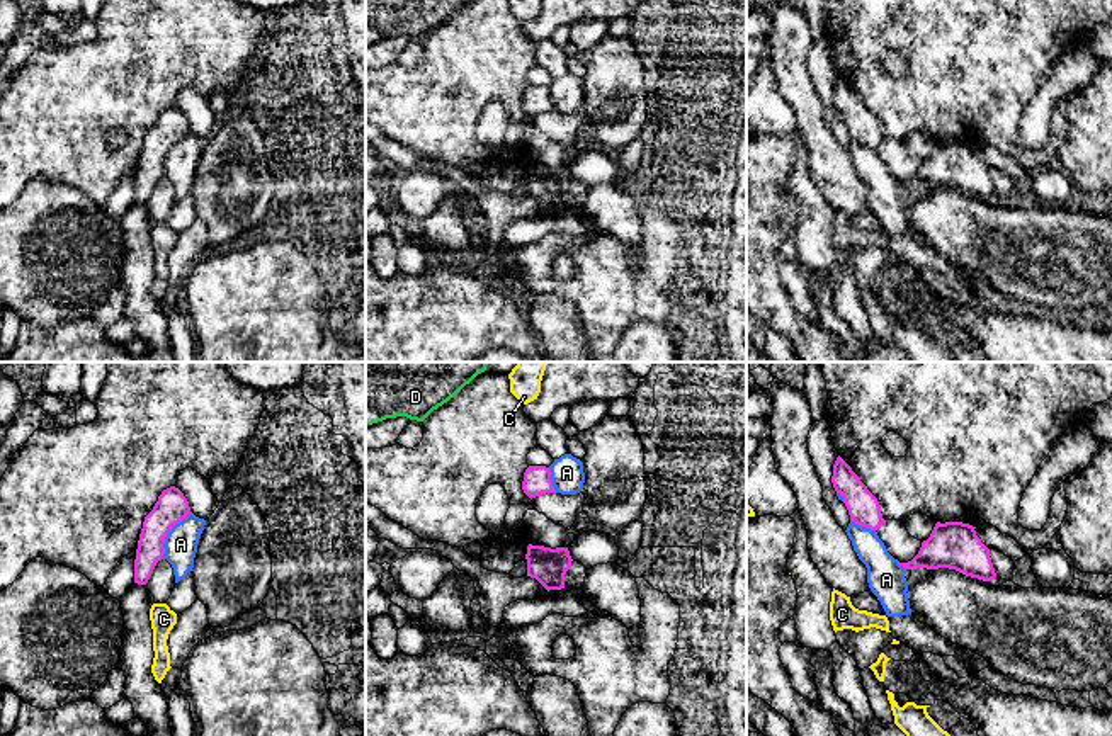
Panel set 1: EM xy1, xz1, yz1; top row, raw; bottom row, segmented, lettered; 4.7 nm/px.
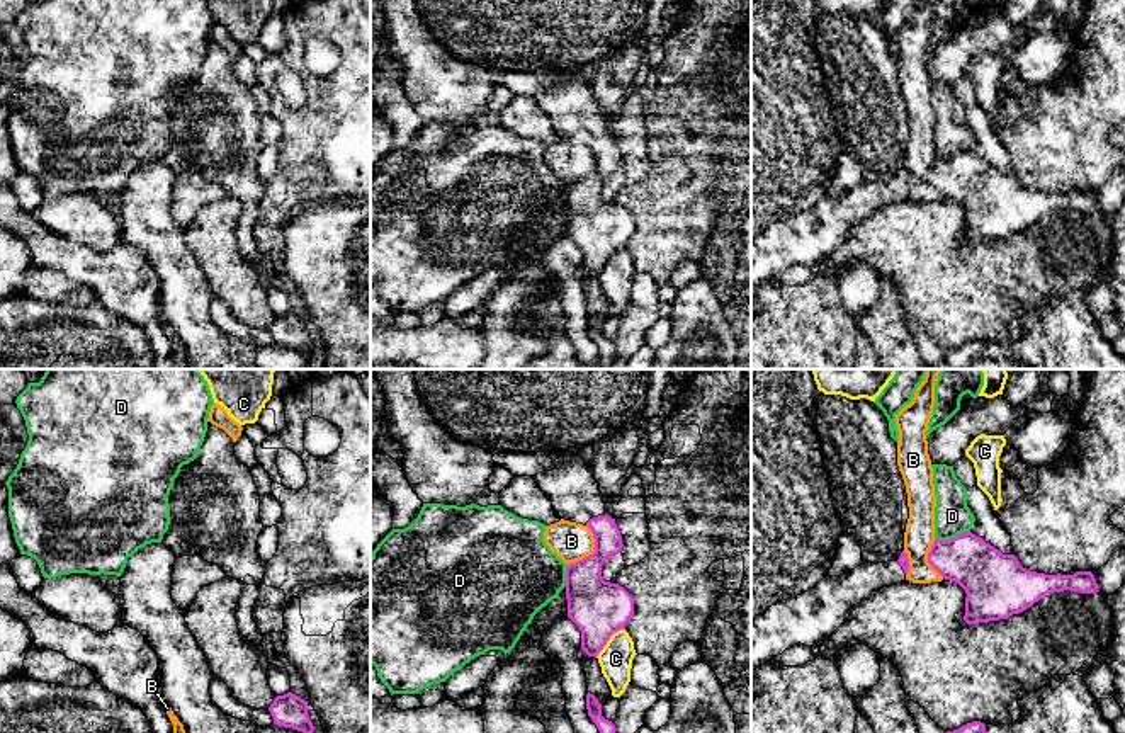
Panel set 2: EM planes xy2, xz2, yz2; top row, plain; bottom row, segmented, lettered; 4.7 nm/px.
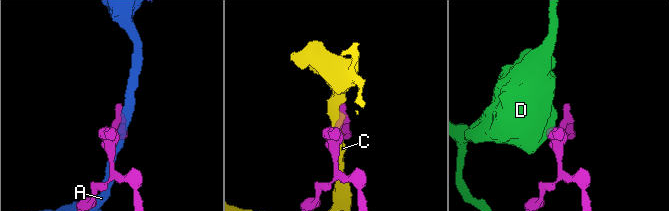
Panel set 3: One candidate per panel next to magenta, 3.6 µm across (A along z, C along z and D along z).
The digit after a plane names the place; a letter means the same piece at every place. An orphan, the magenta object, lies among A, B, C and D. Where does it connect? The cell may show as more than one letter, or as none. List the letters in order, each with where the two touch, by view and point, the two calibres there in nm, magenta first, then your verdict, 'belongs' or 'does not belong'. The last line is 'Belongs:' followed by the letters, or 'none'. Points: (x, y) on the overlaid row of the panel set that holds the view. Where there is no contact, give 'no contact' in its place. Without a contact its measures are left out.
A: xy1 (167, 532) | 160/160 nm | does not belong
B: xz2 (595, 551) | 260/180 nm | does not belong
C: xz2 (609, 638) | 260/160 nm | does not belong
D: yz2 (954, 538) | 260/170 nm | does not belong
Belongs: none

